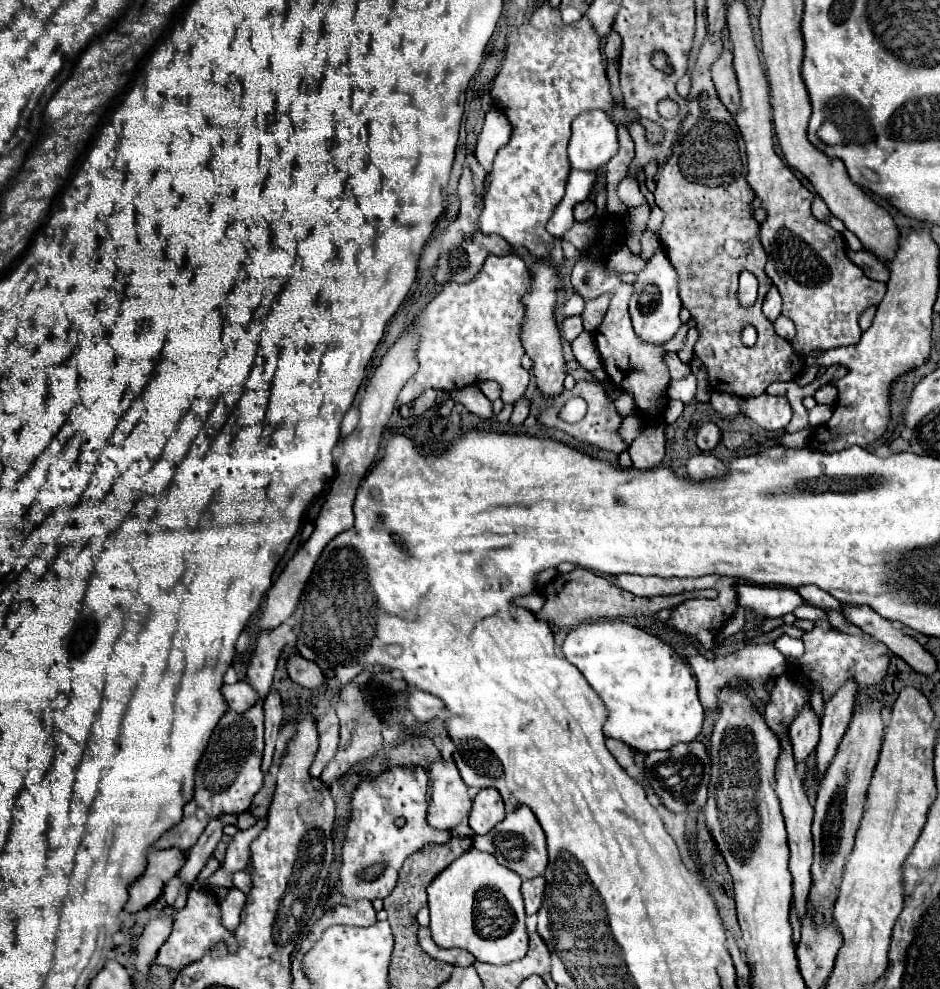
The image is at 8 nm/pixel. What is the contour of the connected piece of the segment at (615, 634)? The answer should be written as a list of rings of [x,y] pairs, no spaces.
[[[603,620],[579,624],[573,628],[563,642],[563,656],[577,666],[585,676],[587,684],[599,694],[607,706],[608,718],[603,732],[607,738],[625,742],[637,752],[649,754],[653,750],[669,750],[679,742],[691,742],[701,732],[703,726],[703,708],[697,700],[697,684],[687,668],[685,660],[661,638],[647,634],[641,628],[635,628],[621,620]]]

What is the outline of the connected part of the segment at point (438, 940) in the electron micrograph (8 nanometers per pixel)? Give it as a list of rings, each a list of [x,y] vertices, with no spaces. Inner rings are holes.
[[[469,848],[469,852],[461,854],[453,860],[445,870],[441,870],[427,888],[429,898],[429,912],[431,912],[431,934],[437,946],[443,948],[463,948],[469,950],[477,960],[503,966],[509,962],[519,960],[527,952],[527,930],[525,930],[525,910],[523,910],[523,896],[519,892],[521,878],[501,866],[497,858],[489,852],[481,852],[477,848]]]

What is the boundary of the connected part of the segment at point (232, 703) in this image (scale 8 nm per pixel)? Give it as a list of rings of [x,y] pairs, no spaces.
[[[239,680],[239,682],[231,684],[231,686],[225,684],[221,688],[221,692],[223,692],[229,708],[235,710],[235,712],[247,712],[259,700],[259,694],[255,692],[255,688],[249,682],[243,682],[243,680]]]

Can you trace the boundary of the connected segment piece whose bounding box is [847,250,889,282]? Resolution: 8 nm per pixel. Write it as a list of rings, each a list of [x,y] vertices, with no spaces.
[[[847,250],[847,258],[853,264],[857,264],[865,272],[865,276],[869,276],[871,280],[877,280],[877,282],[887,282],[889,280],[889,268],[885,266],[885,262],[881,262],[873,254],[869,254],[865,250],[861,250],[861,252]]]

